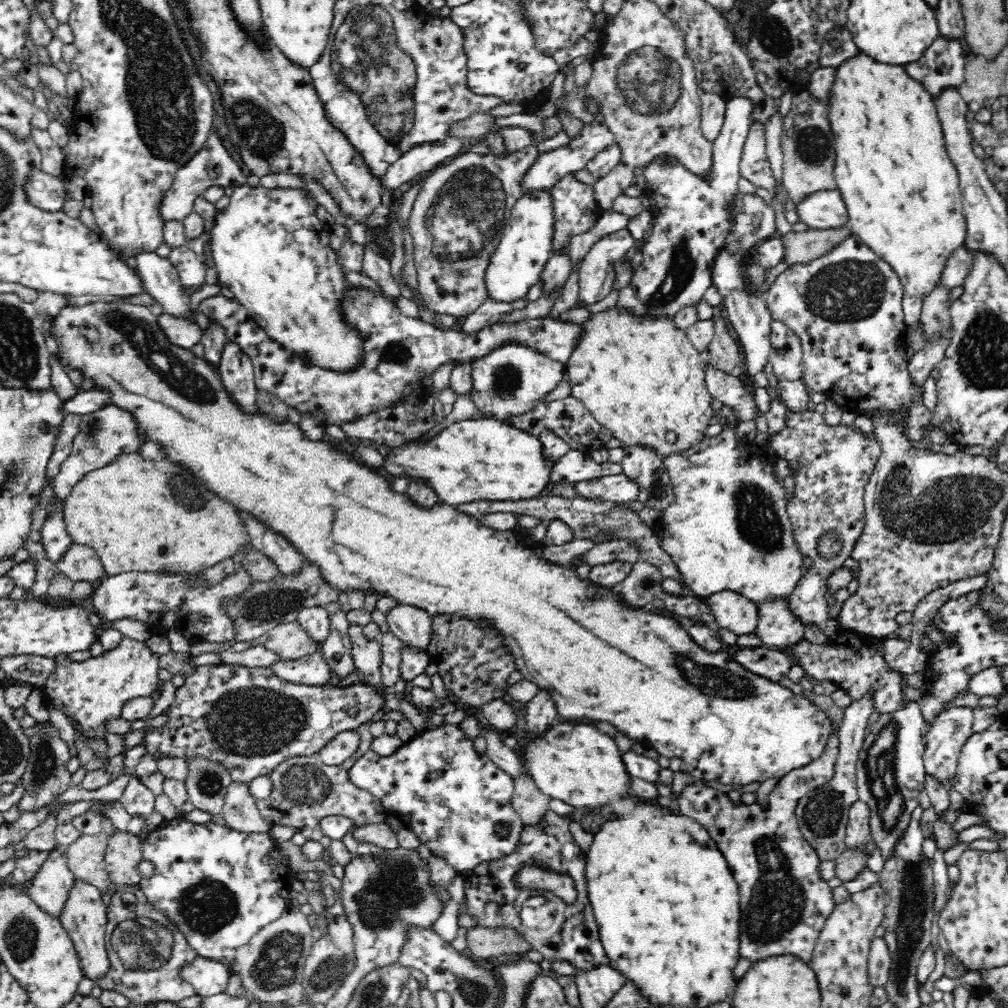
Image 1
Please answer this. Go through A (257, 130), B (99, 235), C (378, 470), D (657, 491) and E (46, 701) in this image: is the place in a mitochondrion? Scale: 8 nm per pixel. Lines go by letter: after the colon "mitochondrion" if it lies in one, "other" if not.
A: mitochondrion
B: other
C: other
D: mitochondrion
E: other

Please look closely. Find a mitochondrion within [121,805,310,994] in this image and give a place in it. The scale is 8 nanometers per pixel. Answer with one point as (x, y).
(206, 906)

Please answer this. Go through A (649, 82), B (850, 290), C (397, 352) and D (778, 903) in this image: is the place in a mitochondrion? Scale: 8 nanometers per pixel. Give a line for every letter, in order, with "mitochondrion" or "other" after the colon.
A: mitochondrion
B: mitochondrion
C: mitochondrion
D: mitochondrion

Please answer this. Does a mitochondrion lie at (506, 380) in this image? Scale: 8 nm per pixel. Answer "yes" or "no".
yes

